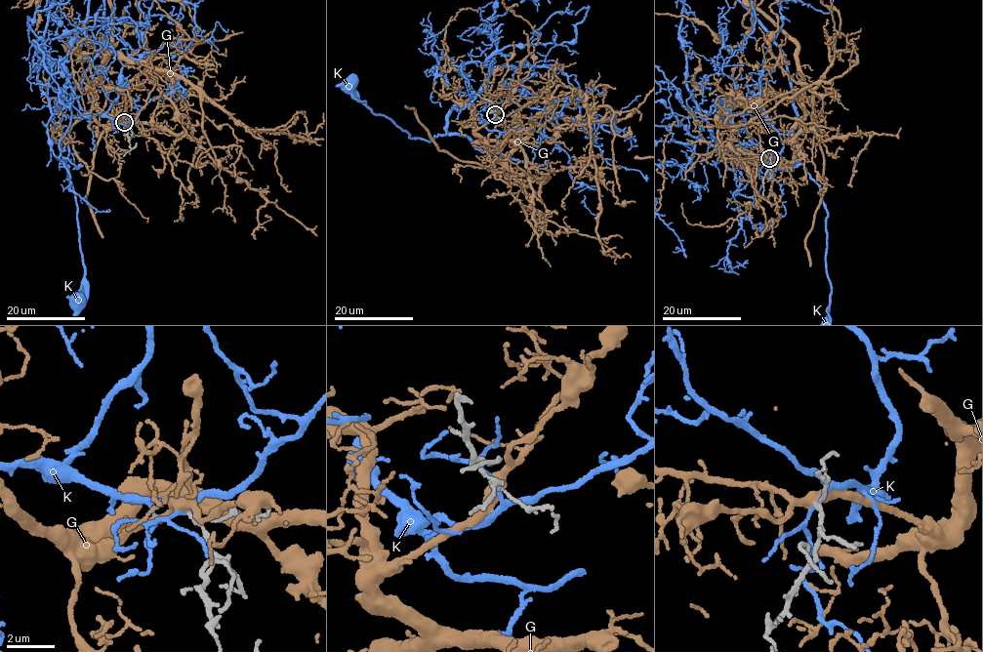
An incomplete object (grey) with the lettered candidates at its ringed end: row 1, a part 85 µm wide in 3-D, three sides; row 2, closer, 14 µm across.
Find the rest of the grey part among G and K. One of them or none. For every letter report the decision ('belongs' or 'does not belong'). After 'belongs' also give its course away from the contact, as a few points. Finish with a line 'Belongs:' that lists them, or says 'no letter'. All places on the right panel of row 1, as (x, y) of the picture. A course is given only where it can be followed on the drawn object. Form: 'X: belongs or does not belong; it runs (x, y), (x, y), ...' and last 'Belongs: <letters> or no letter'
G: belongs
K: does not belong
Belongs: G

